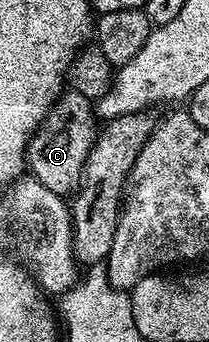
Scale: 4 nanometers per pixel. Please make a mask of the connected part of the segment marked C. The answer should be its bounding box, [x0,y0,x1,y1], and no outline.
[26,92,98,196]

